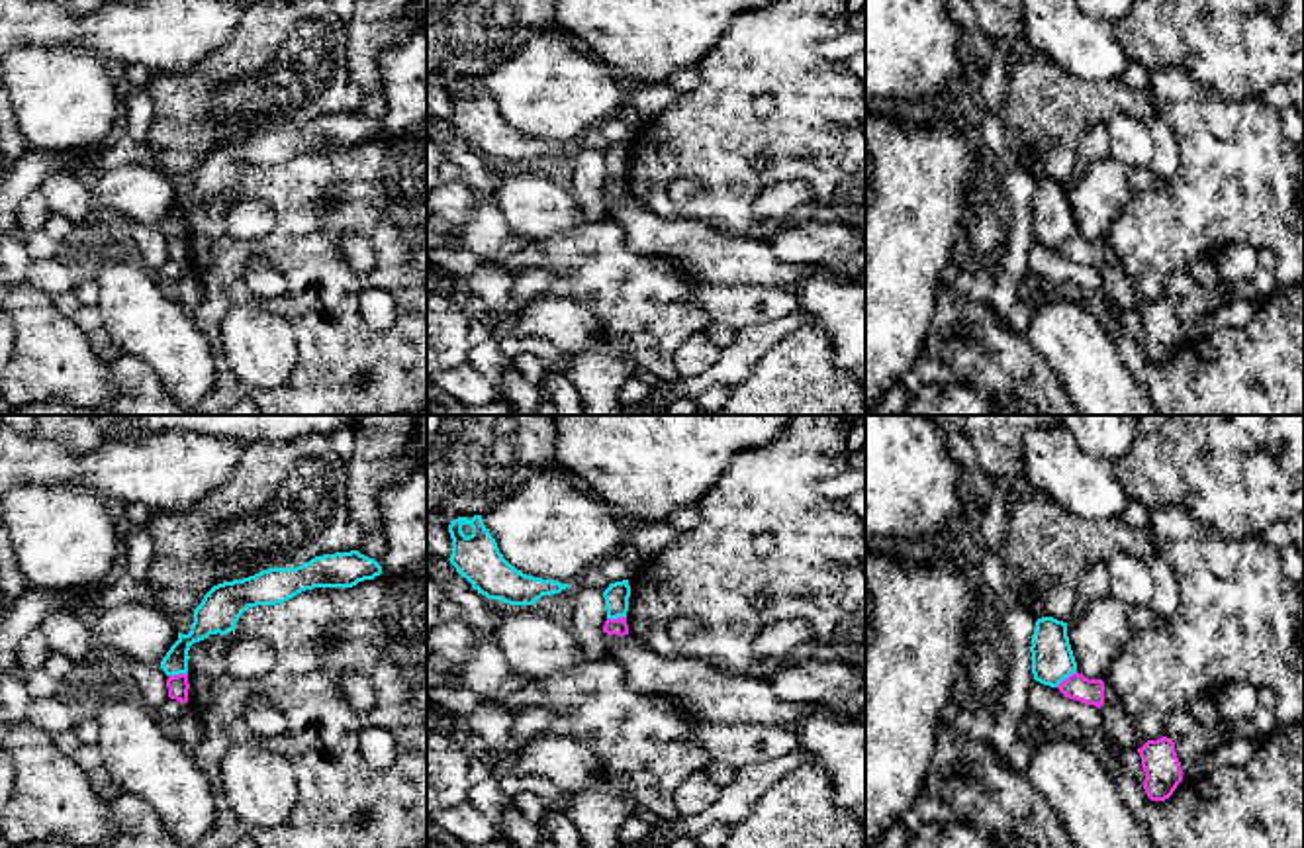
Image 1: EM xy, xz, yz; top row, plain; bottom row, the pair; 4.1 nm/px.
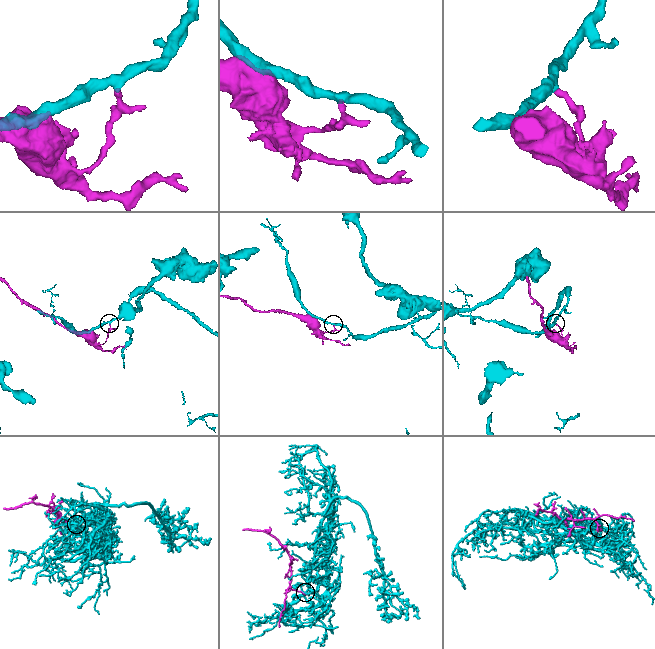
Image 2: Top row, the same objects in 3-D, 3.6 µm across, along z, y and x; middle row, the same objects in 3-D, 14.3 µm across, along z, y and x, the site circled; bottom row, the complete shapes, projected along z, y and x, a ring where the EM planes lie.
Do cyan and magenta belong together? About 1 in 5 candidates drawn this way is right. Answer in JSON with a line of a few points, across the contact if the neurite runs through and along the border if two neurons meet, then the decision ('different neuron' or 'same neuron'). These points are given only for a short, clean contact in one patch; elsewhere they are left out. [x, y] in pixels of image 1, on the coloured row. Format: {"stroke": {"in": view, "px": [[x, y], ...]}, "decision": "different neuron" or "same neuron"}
{"decision": "different neuron"}

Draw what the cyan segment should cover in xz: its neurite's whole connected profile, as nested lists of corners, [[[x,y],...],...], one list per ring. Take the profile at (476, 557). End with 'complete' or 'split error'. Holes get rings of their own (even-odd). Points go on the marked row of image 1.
[[[482,515],[452,519],[448,533],[452,539],[450,564],[488,599],[533,605],[542,595],[554,595],[570,588],[554,580],[527,576],[511,566],[486,529]]] | complete

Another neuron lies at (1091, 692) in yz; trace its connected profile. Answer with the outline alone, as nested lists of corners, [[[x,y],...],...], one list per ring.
[[[1075,672],[1063,680],[1057,689],[1069,697],[1087,705],[1102,707],[1104,705],[1104,682],[1089,680],[1083,674]]]

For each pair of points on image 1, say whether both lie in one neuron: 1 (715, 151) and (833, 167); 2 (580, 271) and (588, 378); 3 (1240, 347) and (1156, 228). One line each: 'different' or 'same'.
1: same
2: same
3: different

